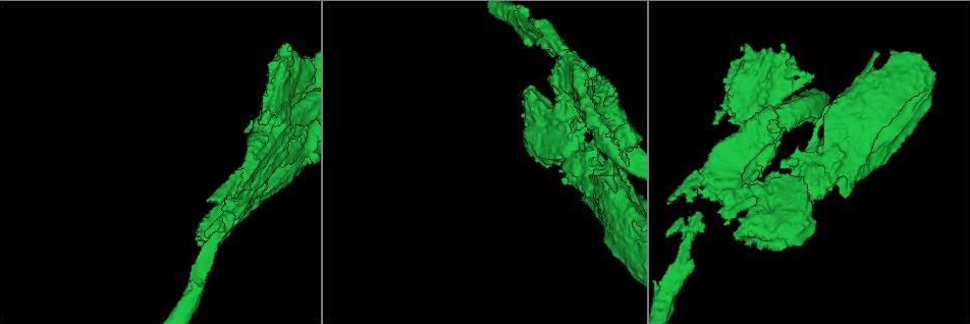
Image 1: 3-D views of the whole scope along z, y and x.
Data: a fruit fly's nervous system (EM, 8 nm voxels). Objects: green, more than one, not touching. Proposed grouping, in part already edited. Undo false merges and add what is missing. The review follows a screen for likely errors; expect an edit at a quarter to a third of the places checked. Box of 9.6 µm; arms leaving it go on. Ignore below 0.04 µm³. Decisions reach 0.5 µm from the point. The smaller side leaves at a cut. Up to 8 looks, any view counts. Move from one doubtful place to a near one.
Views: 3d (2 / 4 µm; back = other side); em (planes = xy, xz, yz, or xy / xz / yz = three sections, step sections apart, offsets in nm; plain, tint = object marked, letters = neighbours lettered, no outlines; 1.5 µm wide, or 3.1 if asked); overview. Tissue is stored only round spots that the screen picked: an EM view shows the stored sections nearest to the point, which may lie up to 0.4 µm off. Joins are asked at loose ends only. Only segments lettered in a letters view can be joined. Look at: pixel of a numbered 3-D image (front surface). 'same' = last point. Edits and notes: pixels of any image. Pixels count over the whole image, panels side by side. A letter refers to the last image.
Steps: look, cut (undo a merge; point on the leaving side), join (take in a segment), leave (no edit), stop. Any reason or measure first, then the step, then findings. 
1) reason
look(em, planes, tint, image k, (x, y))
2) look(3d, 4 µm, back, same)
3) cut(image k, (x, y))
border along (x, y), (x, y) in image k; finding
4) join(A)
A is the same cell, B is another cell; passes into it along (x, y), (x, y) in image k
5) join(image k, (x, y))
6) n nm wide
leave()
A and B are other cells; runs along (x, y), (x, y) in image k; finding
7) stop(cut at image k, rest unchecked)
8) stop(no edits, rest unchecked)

an open end
look(em, planes, letters, image 1, (725, 81))

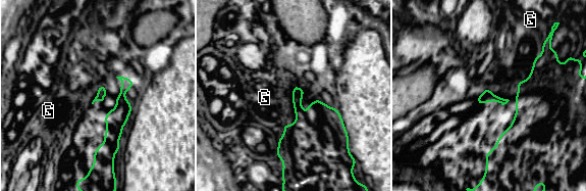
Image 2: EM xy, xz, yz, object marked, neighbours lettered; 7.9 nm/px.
leave()
G is another cell; none of them fits

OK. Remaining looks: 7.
stops while still wide
look(em, xz, step 8, letters, image 1, (612, 131))

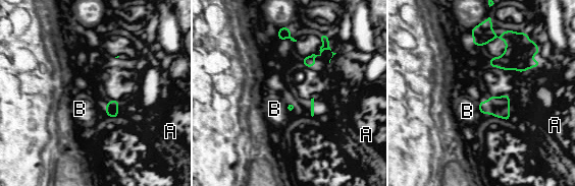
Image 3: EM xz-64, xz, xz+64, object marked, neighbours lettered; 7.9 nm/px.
leave()
A and B are other cells; border along (509, 94), (508, 121), (481, 114) in image 3; none of them fits

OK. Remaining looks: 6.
look(3d, 4 µm, image 1, (563, 182))

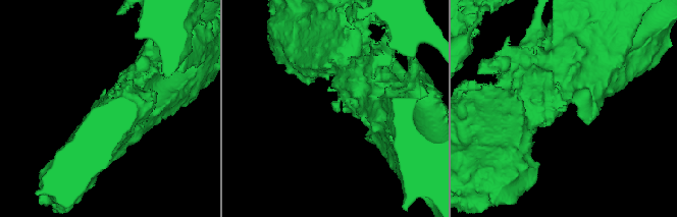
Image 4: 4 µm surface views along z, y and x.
now the EM
look(em, xy, step 4, tint, image 4, (333, 107))

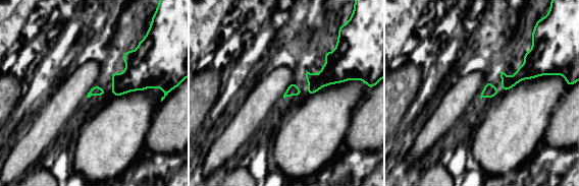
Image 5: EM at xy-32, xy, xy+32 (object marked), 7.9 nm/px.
another direction
look(em, planes, letters, same)

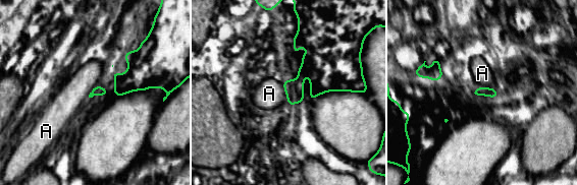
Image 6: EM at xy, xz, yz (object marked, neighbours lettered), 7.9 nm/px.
A touches over 190 nm
leave()
A is another cell; no lettered segment goes on from it

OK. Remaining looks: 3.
stop(no edits, rest unchecked)

